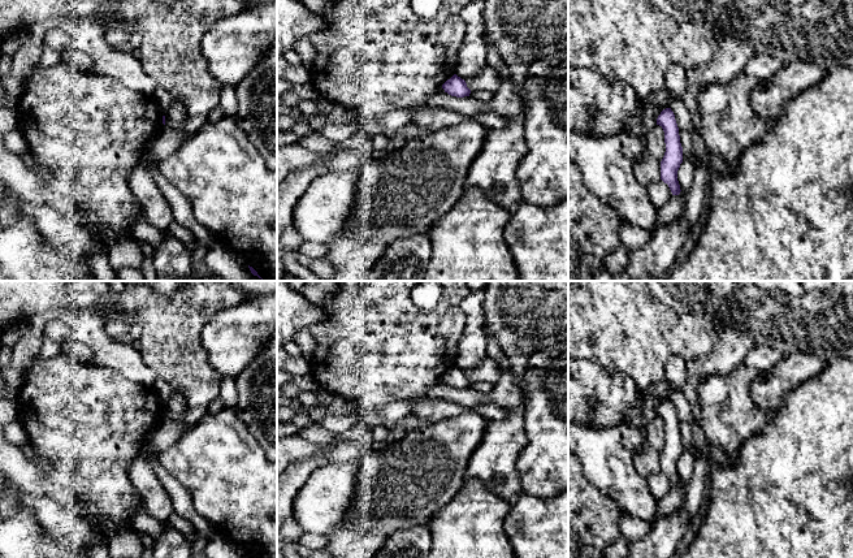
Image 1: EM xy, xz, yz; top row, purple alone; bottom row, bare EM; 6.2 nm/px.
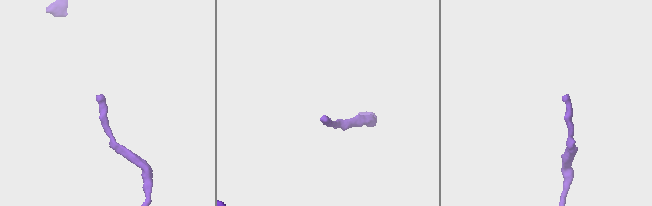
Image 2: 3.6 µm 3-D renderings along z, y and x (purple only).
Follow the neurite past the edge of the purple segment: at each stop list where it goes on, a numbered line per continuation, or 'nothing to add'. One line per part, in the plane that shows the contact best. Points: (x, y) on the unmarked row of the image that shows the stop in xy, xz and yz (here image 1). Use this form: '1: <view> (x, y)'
nothing to add

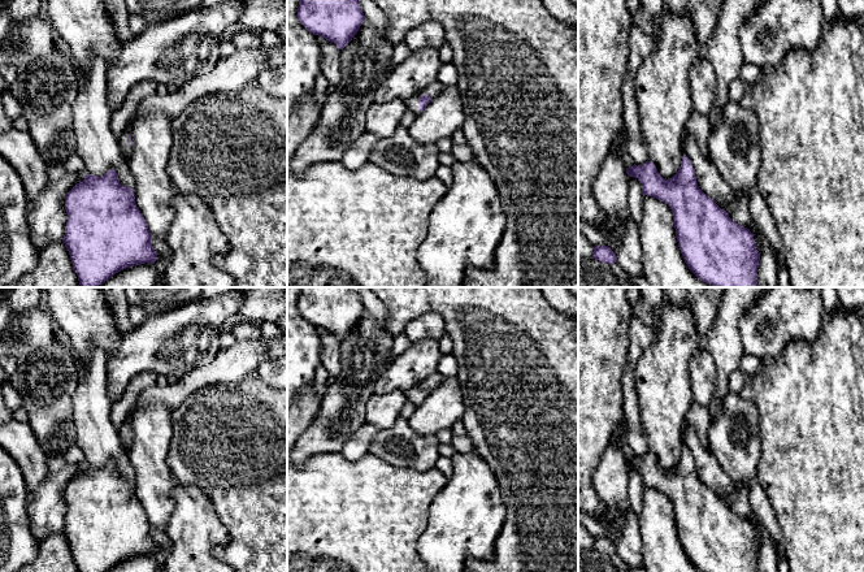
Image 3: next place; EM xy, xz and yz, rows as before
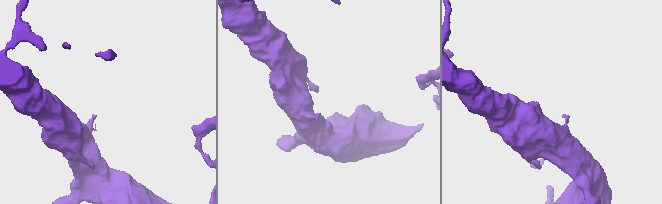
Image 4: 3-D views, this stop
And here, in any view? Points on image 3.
1: xz (433, 381)

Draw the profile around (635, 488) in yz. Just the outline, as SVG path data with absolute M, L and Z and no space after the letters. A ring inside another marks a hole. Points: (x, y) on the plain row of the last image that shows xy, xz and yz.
M629 468L628 495L633 512L639 517L643 508L643 484L642 474L635 468Z

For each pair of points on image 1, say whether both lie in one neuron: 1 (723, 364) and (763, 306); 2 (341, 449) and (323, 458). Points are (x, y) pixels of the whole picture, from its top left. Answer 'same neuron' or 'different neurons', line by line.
1: same neuron
2: same neuron

